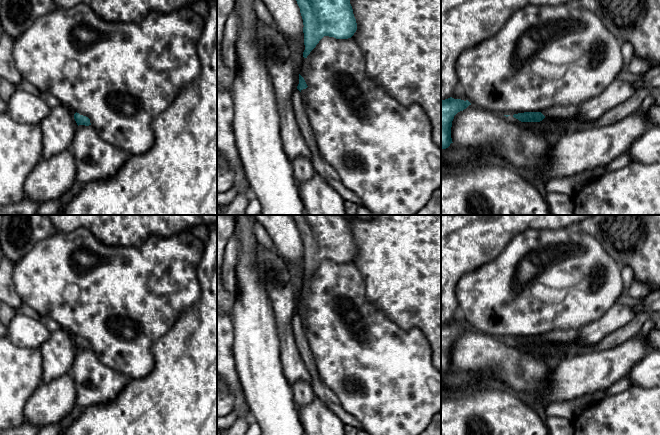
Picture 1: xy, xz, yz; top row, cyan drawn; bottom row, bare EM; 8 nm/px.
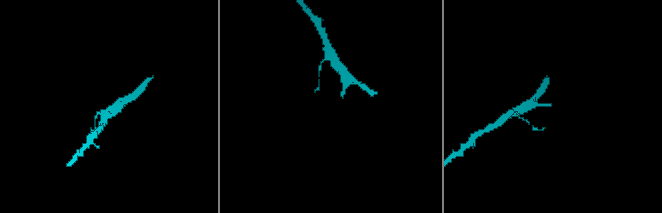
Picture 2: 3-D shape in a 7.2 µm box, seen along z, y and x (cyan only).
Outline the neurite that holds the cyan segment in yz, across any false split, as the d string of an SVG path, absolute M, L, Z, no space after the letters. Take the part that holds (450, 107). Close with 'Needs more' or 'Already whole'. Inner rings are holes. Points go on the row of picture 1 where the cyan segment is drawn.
M452 97L441 101L441 149L446 149L452 142L451 127L454 116L466 109L471 103Z. Already whole

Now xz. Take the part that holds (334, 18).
M296 0L303 19L307 58L324 36L351 38L357 30L350 0Z. Already whole

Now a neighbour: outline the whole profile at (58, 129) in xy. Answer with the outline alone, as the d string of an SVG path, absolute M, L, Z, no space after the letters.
M63 105L51 108L49 115L39 125L42 131L43 159L69 149L78 127L74 116Z

